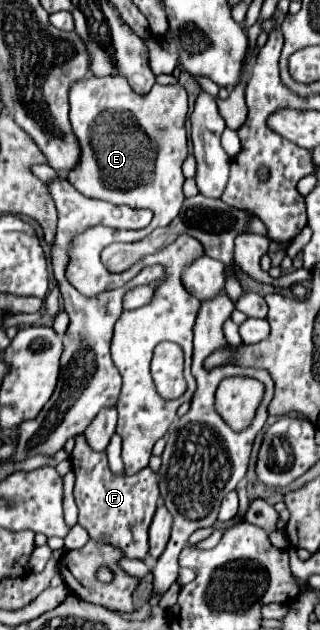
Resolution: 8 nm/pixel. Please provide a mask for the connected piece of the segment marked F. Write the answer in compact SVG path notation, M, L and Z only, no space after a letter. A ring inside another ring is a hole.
M84 434L74 436L74 440L76 446L70 456L70 462L76 474L74 500L80 510L78 524L88 530L90 538L102 538L122 548L126 558L144 560L148 554L148 528L160 496L156 474L150 468L144 468L134 476L118 476L110 470L106 452L94 452L86 444Z

